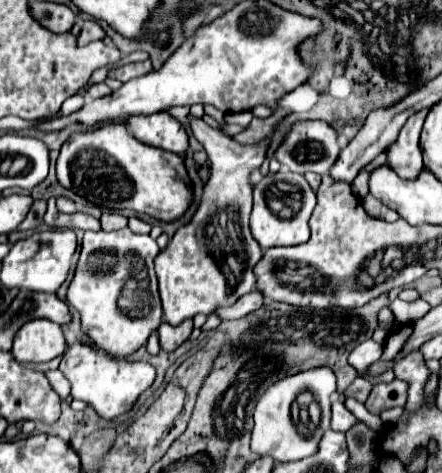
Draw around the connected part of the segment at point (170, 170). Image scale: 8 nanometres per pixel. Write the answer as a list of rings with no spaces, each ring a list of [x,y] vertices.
[[[104,124],[96,130],[72,134],[60,150],[56,162],[58,182],[90,204],[112,210],[134,210],[150,214],[162,222],[176,220],[192,202],[192,188],[186,182],[184,158],[162,148],[142,144],[130,136],[126,124]]]

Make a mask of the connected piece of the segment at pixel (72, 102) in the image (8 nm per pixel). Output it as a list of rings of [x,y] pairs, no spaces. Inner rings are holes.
[[[76,94],[74,96],[71,96],[70,98],[66,99],[64,103],[62,104],[59,112],[54,115],[53,117],[56,116],[67,116],[77,110],[79,110],[85,103],[85,97]]]

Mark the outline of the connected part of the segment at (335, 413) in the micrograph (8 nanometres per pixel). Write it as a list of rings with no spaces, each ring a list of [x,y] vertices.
[[[334,400],[334,402],[332,402],[332,430],[348,432],[354,424],[358,424],[356,416],[344,406],[344,402]]]

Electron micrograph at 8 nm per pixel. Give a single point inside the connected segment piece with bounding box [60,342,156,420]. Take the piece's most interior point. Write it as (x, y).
(110, 386)

